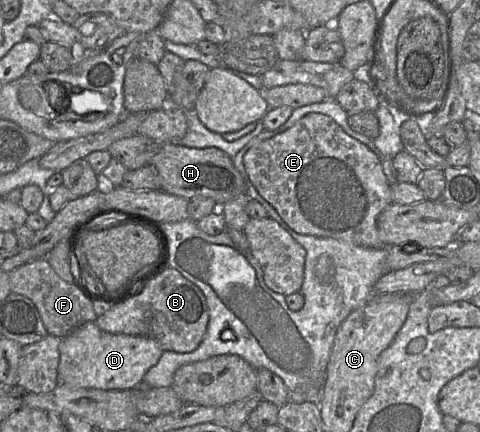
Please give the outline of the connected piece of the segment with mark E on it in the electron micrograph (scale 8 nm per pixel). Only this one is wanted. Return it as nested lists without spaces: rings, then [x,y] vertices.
[[[309,113],[293,126],[252,146],[243,157],[249,180],[295,232],[330,237],[356,246],[385,247],[377,219],[392,201],[389,184],[378,156],[365,144],[348,135],[332,118]]]

